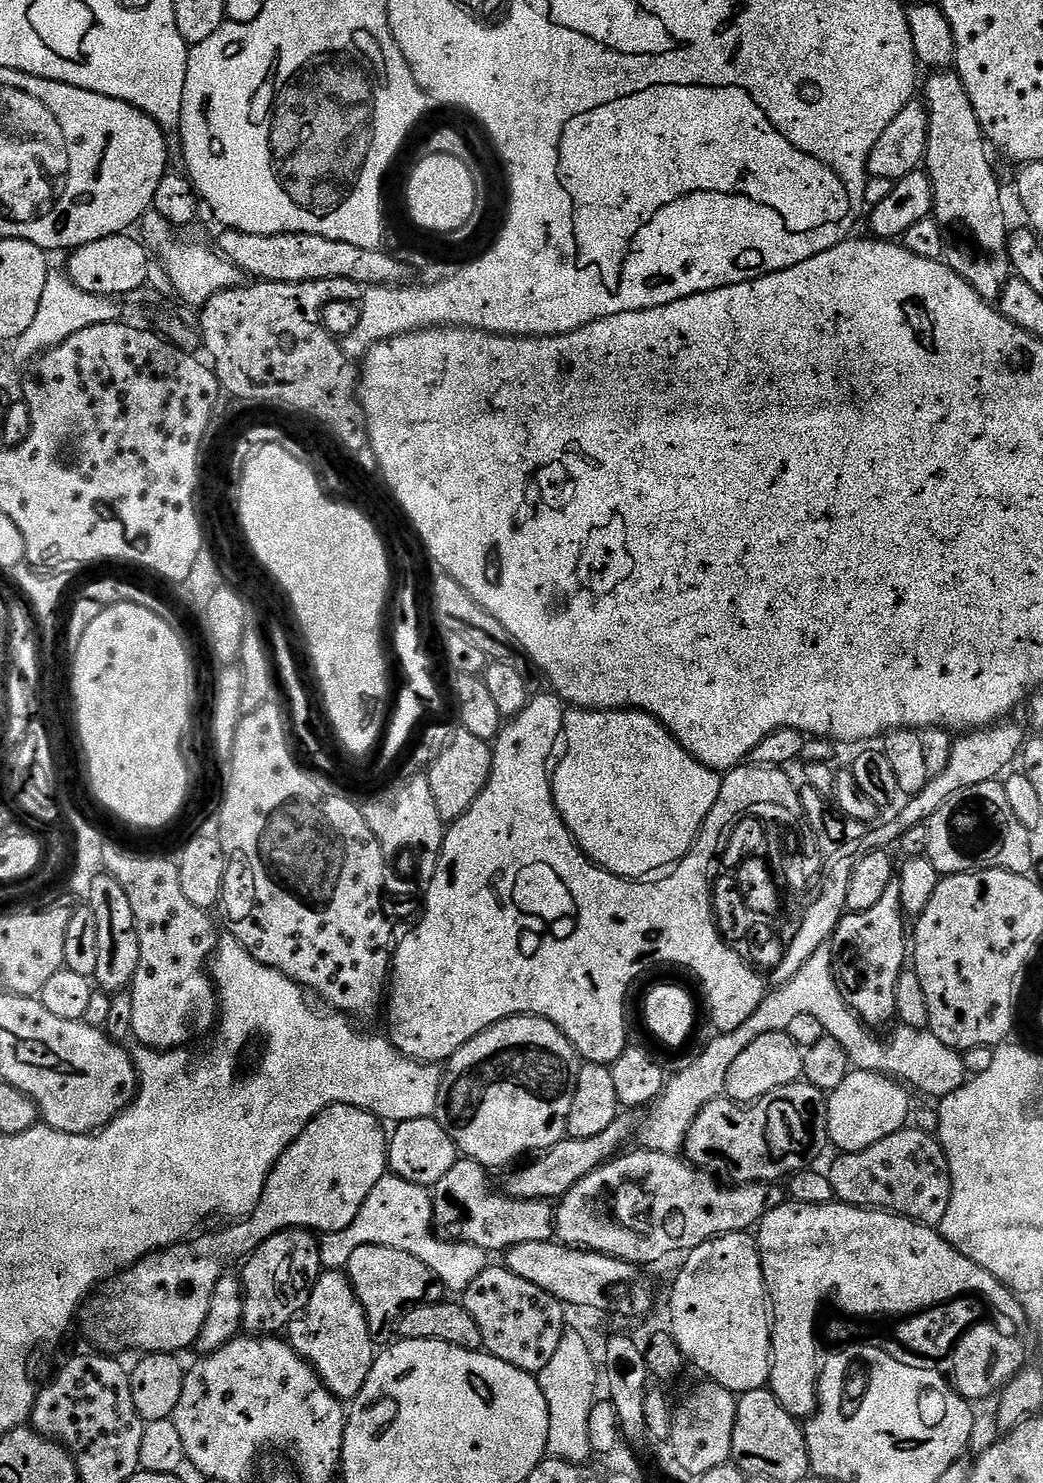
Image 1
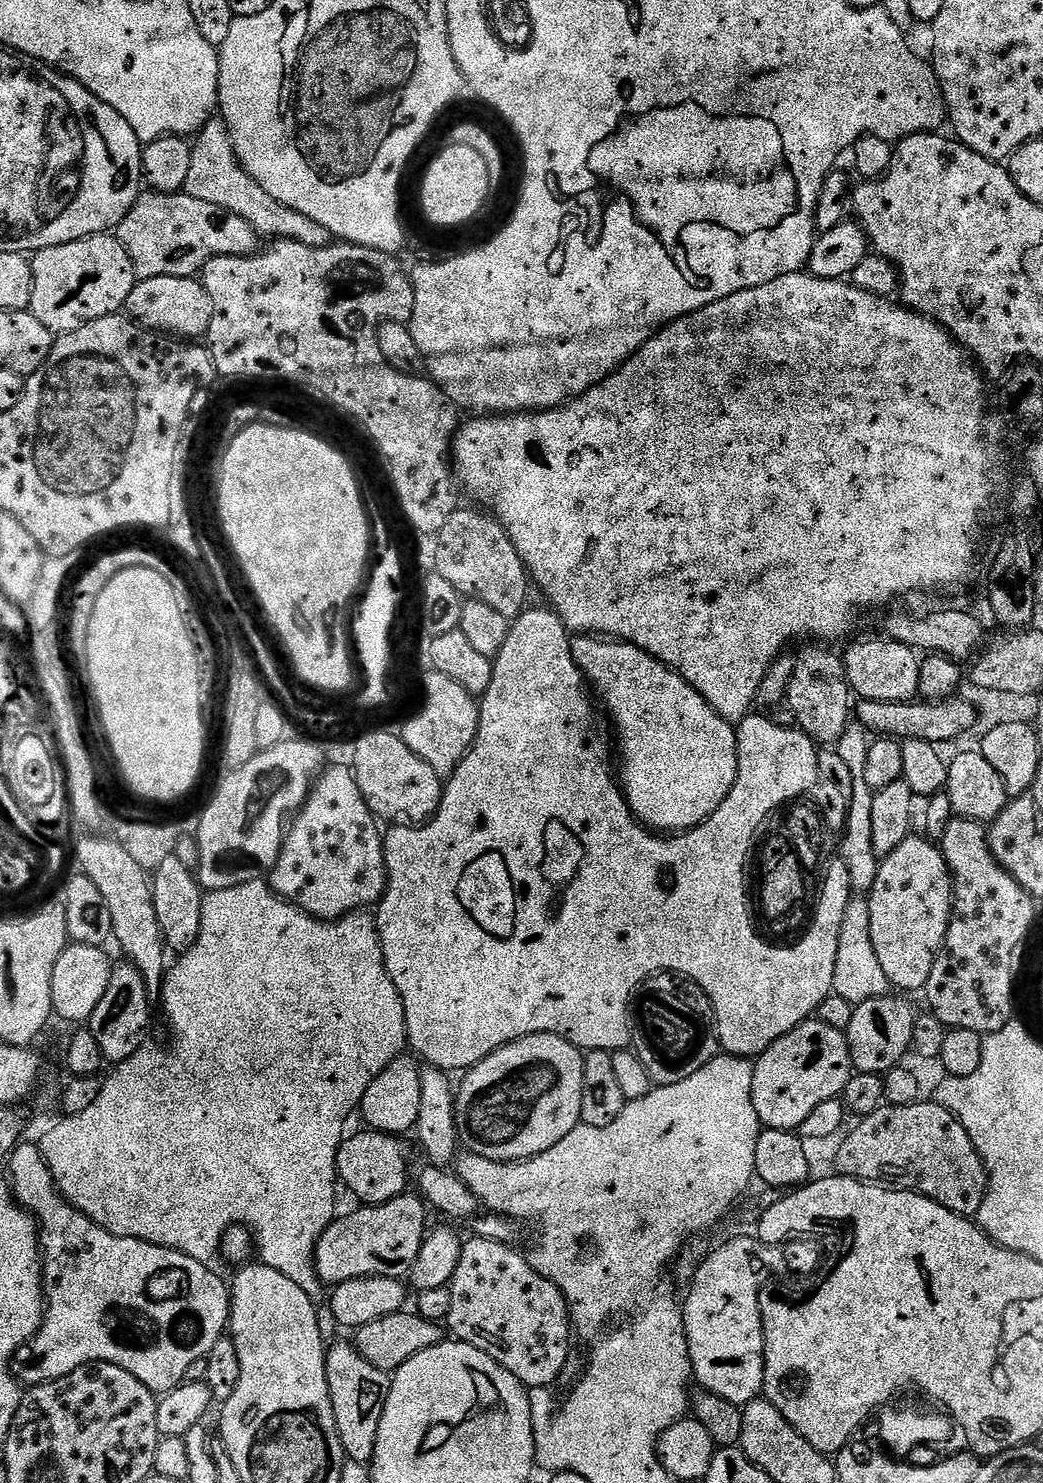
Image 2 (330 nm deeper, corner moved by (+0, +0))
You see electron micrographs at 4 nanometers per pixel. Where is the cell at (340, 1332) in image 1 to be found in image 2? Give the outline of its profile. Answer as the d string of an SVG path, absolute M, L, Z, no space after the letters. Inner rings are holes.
M336 1342L327 1349L326 1382L330 1386L330 1398L334 1406L334 1422L338 1426L338 1438L344 1447L345 1457L367 1461L374 1454L378 1438L378 1422L382 1422L382 1410L386 1406L389 1373L375 1368L351 1343Z

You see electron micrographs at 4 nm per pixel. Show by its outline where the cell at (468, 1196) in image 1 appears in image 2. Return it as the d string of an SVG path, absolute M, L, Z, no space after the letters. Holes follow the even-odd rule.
M403 1194L396 1196L376 1207L360 1206L357 1212L348 1217L333 1220L329 1228L325 1228L316 1244L316 1273L320 1275L325 1285L335 1286L353 1280L359 1276L394 1276L404 1278L409 1275L414 1266L414 1258L418 1258L418 1250L426 1235L424 1228L424 1208L426 1204L419 1195Z

